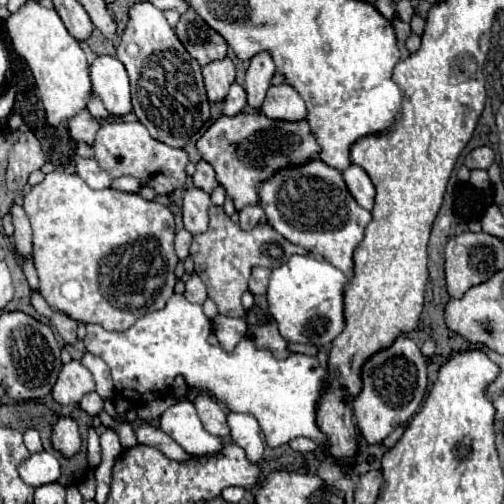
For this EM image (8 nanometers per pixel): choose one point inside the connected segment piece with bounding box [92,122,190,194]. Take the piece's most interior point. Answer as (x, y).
(126, 149)

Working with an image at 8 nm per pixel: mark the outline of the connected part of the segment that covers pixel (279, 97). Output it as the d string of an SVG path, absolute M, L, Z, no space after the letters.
M280 84L268 88L260 112L276 120L302 120L306 118L306 104L292 86Z

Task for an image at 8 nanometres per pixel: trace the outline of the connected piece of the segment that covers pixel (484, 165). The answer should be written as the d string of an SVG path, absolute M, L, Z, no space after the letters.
M488 146L474 148L472 152L466 154L466 160L464 160L464 164L466 164L470 170L474 170L474 168L488 170L492 162L494 162L494 152L492 152L492 148L488 148Z

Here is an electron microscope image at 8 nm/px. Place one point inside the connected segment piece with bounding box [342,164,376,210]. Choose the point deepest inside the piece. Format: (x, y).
(358, 182)

